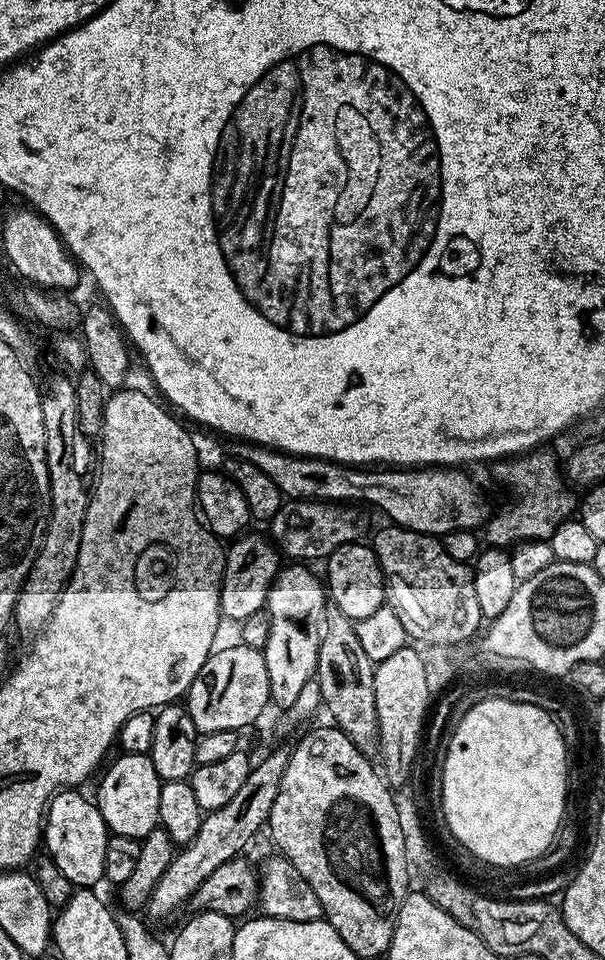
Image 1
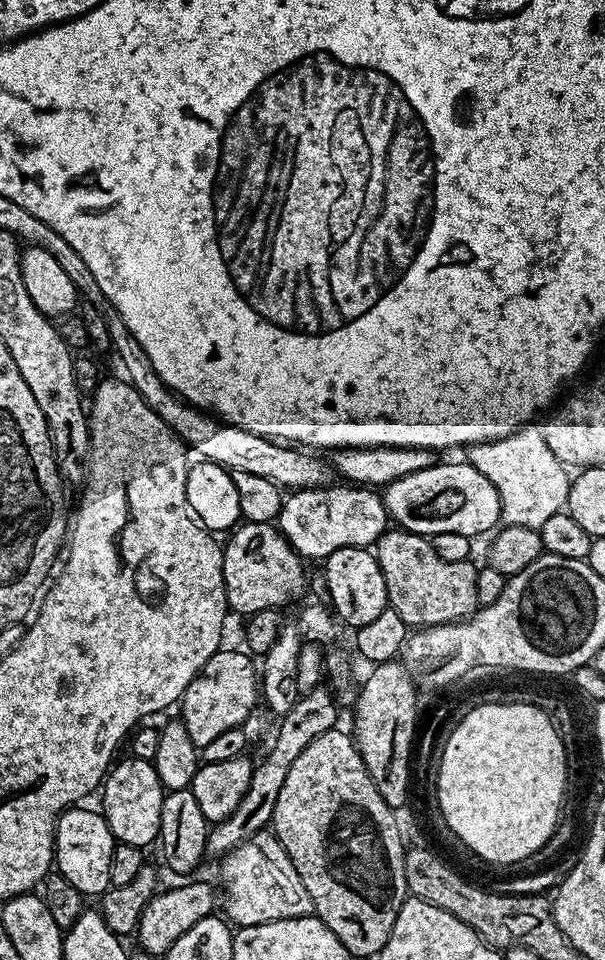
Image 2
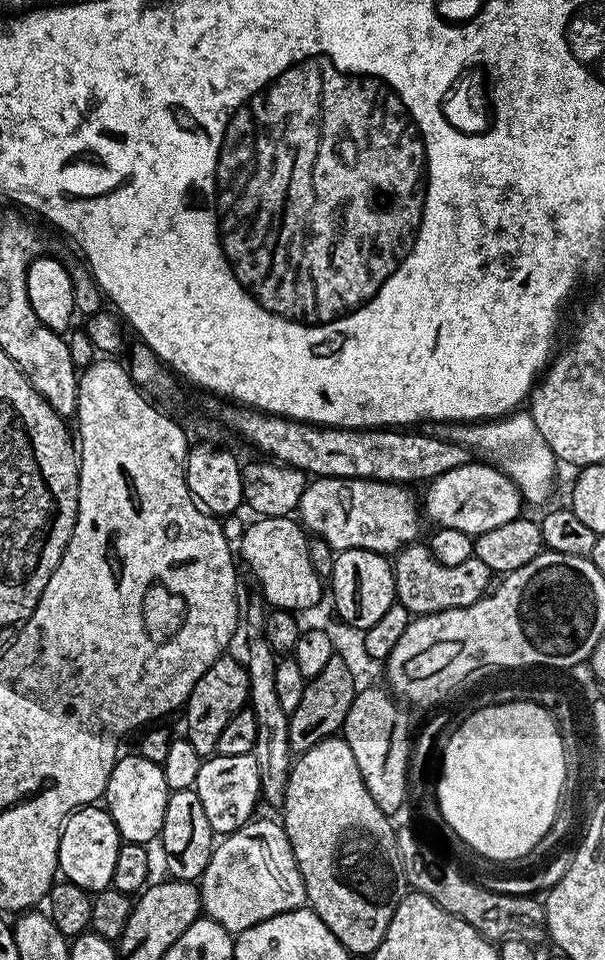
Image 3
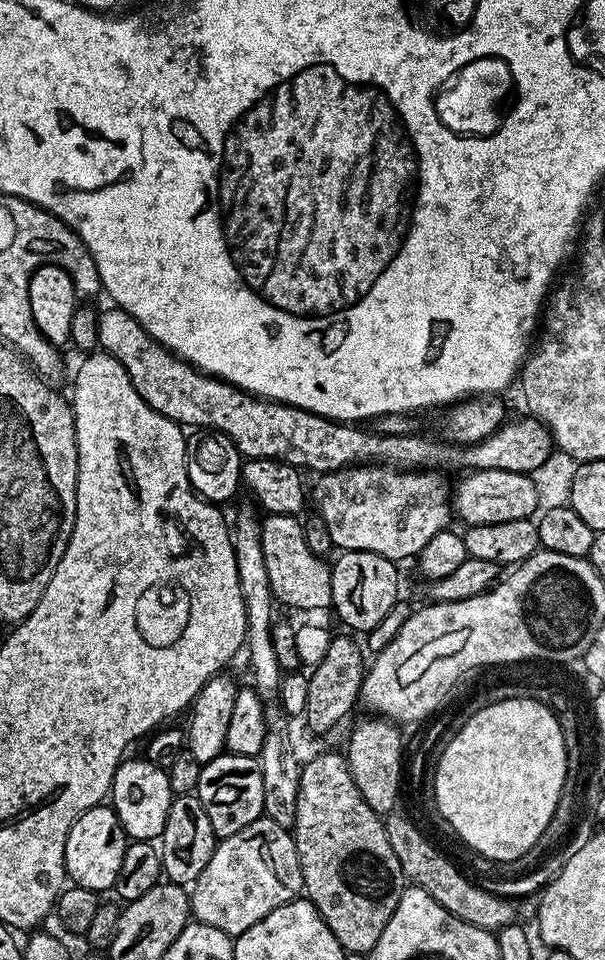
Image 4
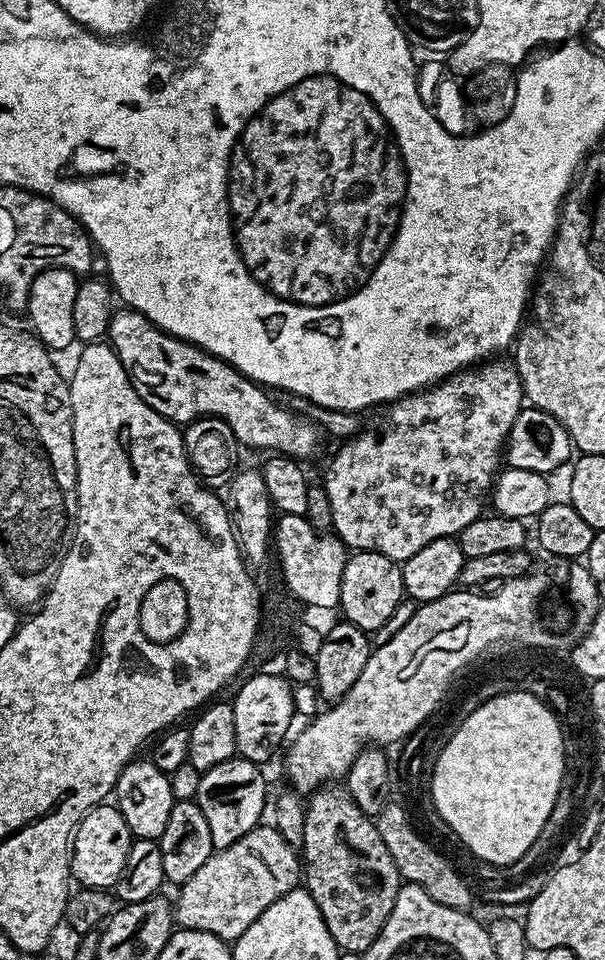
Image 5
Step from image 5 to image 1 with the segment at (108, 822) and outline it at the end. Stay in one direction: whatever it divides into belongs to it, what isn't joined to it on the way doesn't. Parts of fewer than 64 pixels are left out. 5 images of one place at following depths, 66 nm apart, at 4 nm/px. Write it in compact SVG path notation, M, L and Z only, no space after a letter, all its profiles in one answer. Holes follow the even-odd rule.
M61 790L48 803L42 829L43 847L48 847L47 855L77 889L92 888L104 880L109 835L99 807L93 801L91 804L80 790Z

